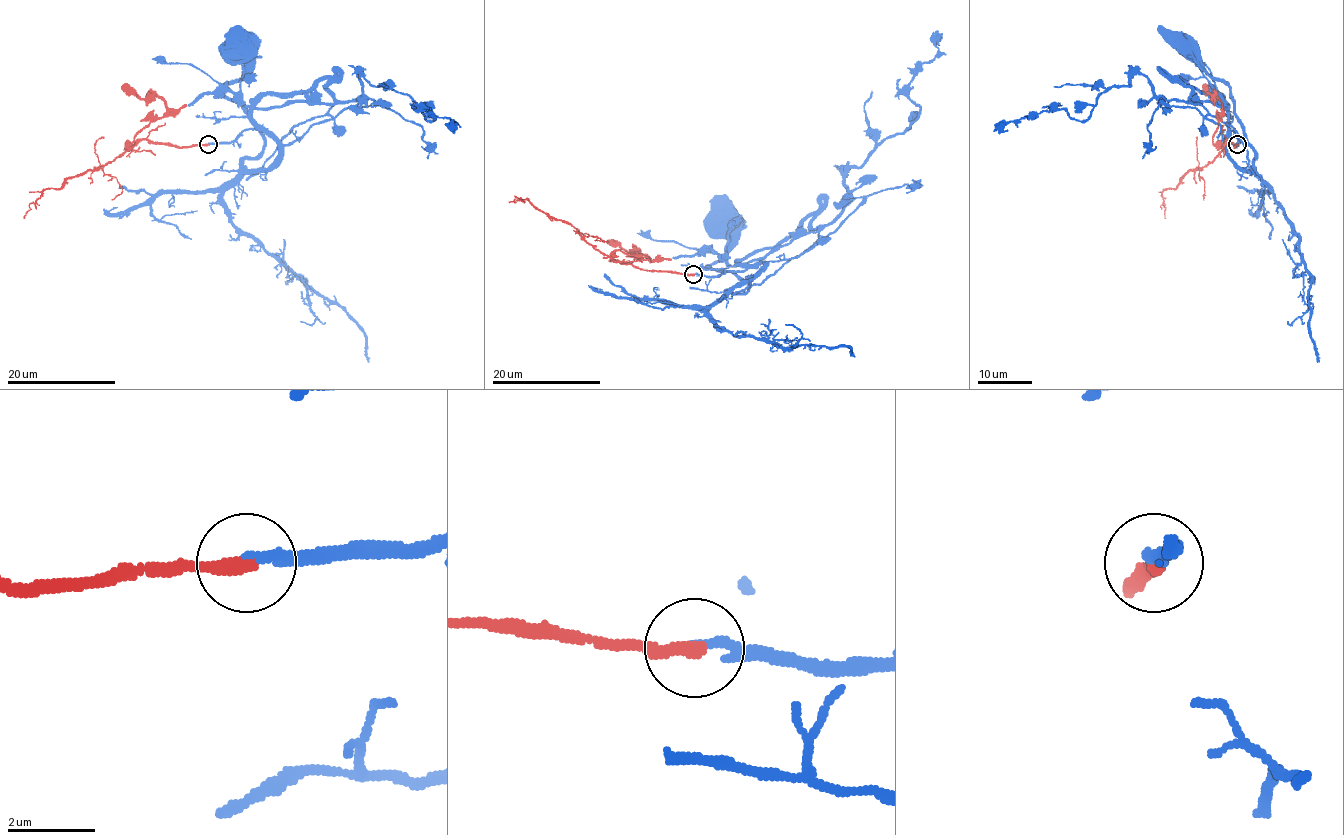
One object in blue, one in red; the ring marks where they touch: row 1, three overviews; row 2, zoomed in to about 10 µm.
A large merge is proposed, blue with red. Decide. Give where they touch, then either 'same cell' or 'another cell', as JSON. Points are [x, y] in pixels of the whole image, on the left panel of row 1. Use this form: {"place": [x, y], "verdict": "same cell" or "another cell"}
{"place": [208, 144], "verdict": "same cell"}

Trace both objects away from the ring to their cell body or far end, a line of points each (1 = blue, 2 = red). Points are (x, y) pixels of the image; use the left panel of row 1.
1: (207, 144), (232, 142), (244, 130), (259, 129), (252, 111), (243, 100), (240, 85), (244, 48)
2: (207, 144), (172, 146), (138, 140), (109, 163), (69, 178), (58, 188), (46, 188), (29, 205), (23, 218)

